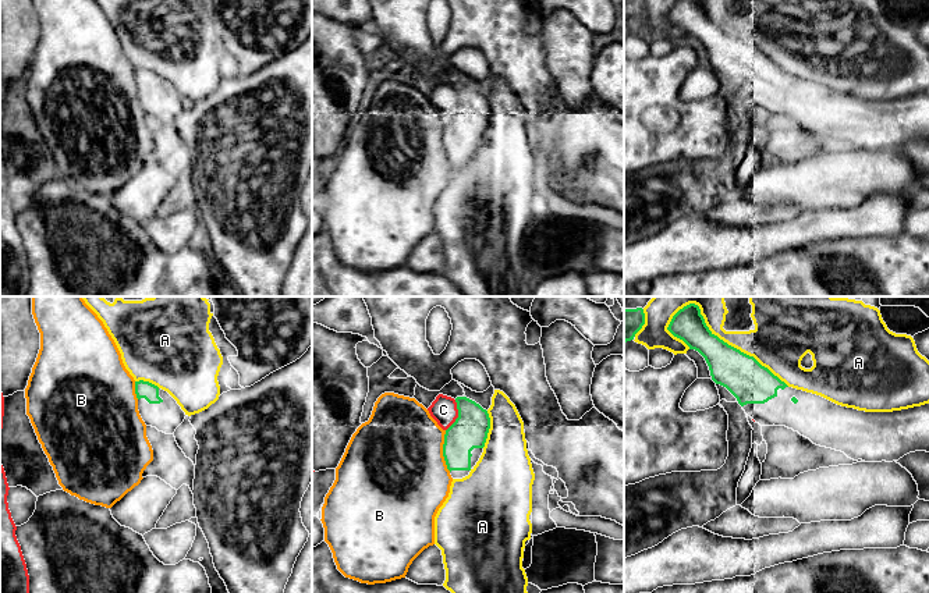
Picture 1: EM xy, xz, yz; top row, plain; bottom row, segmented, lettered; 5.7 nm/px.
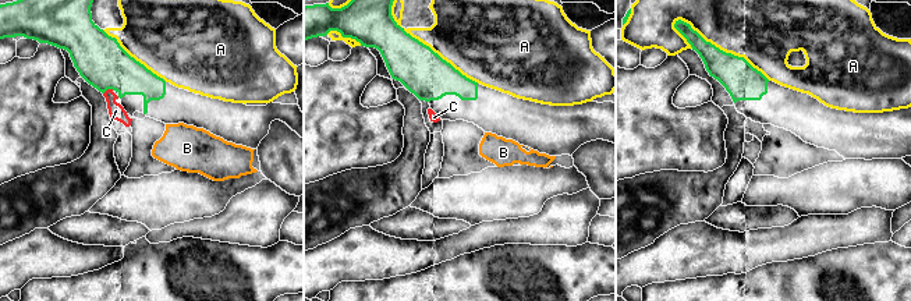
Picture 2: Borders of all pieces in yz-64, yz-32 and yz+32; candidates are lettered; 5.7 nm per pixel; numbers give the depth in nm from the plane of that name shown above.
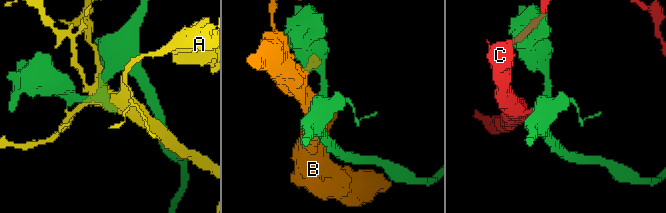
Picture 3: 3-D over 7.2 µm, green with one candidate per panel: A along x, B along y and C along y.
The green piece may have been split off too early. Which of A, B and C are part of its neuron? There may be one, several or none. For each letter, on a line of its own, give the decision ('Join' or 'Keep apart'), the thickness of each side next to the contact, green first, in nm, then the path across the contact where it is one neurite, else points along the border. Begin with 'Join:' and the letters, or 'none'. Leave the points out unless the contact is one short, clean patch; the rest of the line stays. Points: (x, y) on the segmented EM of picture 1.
Join: none
A: Keep apart. Thickness 240 nm (green) against 220 nm
B: Keep apart. Thickness 200 nm (green) against 500 nm
C: Keep apart. Thickness 200 nm (green) against 160 nm

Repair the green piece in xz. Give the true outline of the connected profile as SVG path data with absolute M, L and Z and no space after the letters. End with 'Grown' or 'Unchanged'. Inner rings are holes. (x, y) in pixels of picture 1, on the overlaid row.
M457 397L458 418L446 430L443 457L453 479L469 475L479 461L490 429L490 418L475 401Z. Grown

